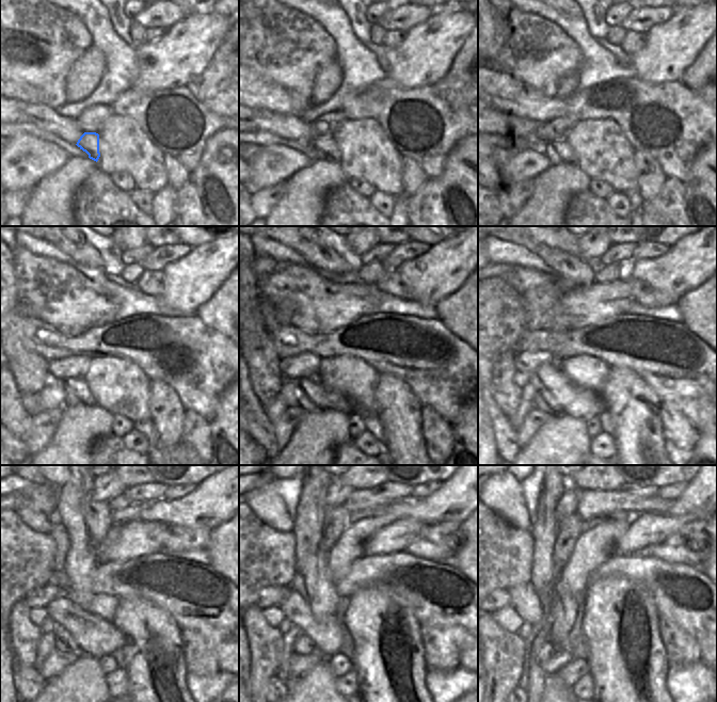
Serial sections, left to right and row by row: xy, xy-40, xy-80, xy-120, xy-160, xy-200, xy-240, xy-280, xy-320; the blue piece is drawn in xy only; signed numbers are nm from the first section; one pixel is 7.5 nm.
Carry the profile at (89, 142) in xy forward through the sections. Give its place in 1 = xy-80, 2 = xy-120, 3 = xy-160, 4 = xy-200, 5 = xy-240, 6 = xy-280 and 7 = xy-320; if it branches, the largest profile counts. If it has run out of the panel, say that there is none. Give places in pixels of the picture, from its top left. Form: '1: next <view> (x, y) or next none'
1: next xy-80 (562, 149)
2: next xy-120 (77, 386)
3: next xy-160 (325, 399)
4: next xy-200 (579, 402)
5: next xy-240 (96, 637)
6: next xy-280 (328, 634)
7: next xy-320 (566, 645)

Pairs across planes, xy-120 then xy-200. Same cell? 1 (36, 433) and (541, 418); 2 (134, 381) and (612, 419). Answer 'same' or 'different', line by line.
1: same
2: different

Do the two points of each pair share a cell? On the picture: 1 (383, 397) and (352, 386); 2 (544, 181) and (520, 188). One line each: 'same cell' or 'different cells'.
1: different cells
2: different cells

